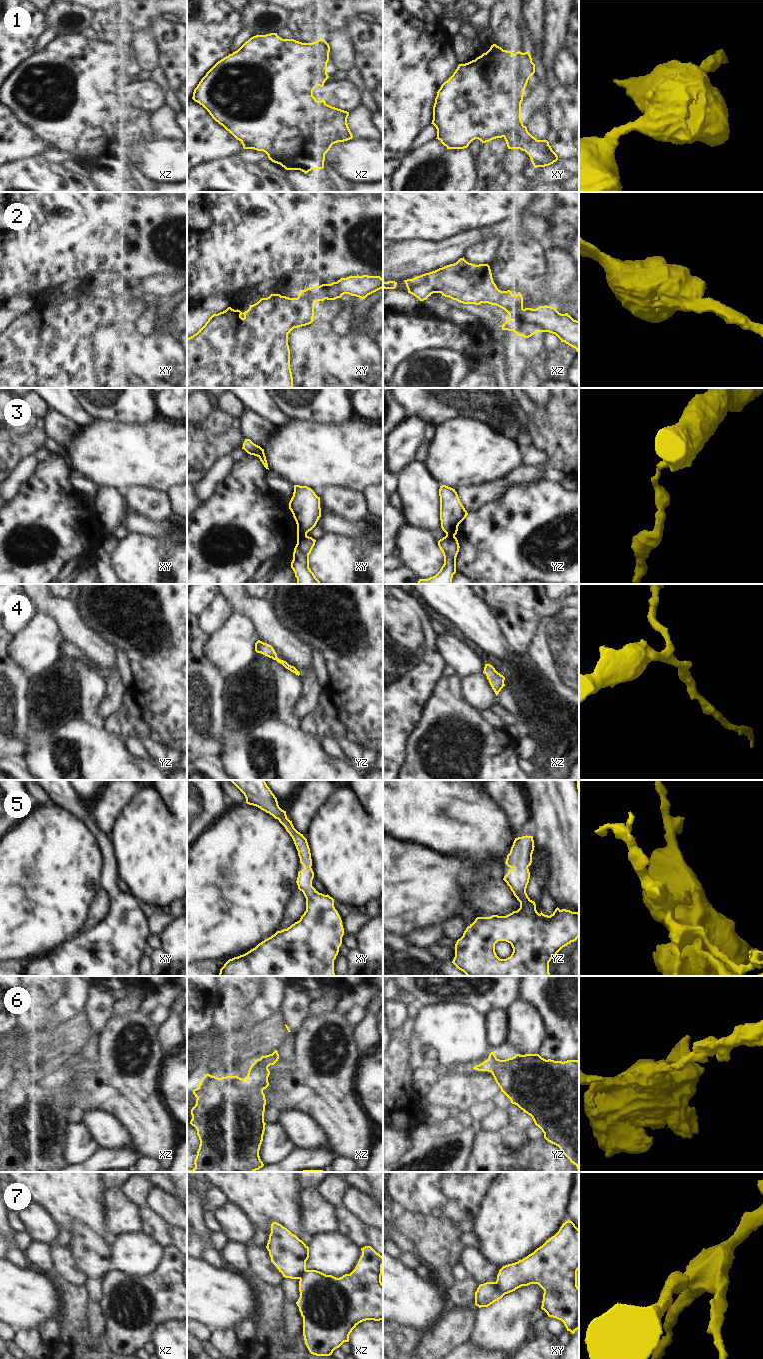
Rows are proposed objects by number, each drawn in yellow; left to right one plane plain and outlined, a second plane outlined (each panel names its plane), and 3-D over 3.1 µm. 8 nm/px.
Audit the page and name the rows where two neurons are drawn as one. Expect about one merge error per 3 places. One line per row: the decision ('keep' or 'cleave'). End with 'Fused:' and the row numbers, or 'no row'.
1: cleave
2: keep
3: cleave
4: keep
5: keep
6: keep
7: cleave
Fused: 1, 3, 7

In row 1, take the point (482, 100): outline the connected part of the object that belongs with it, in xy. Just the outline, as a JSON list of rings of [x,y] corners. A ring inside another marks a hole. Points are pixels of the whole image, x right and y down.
[[[496,44],[490,49],[465,64],[459,64],[455,72],[445,81],[437,92],[433,106],[432,123],[437,129],[437,138],[447,149],[464,149],[478,139],[483,143],[496,138],[505,137],[512,129],[519,130],[523,126],[521,120],[521,103],[525,94],[528,80],[535,73],[535,64],[532,62],[529,50],[515,54],[503,50]]]

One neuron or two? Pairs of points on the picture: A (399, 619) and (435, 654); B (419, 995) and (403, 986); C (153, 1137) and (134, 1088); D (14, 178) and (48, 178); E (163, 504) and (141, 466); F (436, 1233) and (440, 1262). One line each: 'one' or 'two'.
A: one
B: one
C: one
D: one
E: two
F: one

